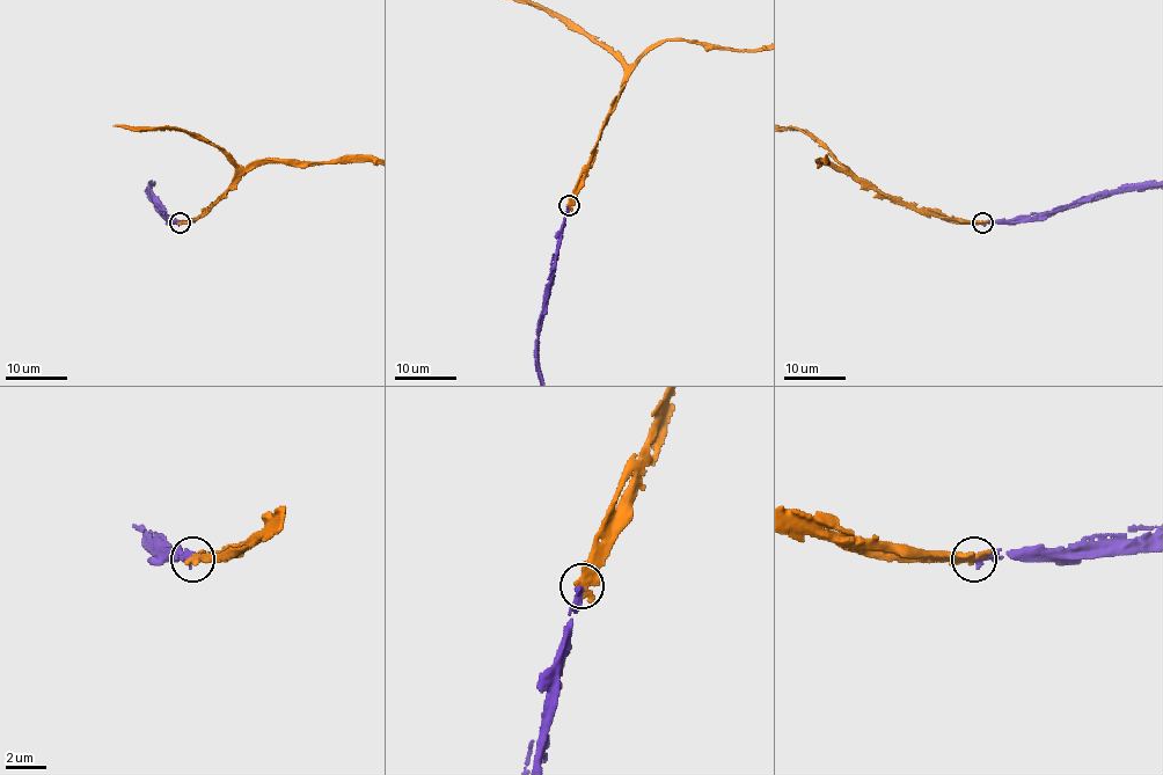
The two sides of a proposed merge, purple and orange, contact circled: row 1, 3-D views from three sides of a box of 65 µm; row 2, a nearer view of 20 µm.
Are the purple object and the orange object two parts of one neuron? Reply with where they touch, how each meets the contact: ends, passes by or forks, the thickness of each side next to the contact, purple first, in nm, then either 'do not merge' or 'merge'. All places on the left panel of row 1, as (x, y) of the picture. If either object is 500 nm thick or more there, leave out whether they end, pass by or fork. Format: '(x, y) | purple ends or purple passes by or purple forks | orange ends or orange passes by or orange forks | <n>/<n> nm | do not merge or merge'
(180, 223) | 400/550 nm | merge

